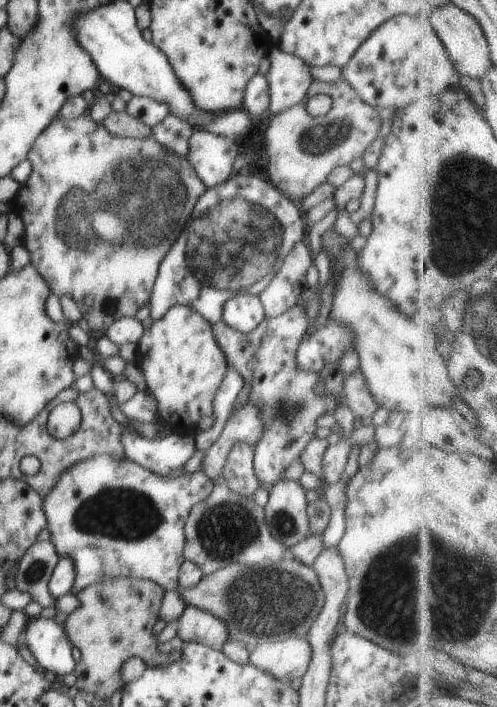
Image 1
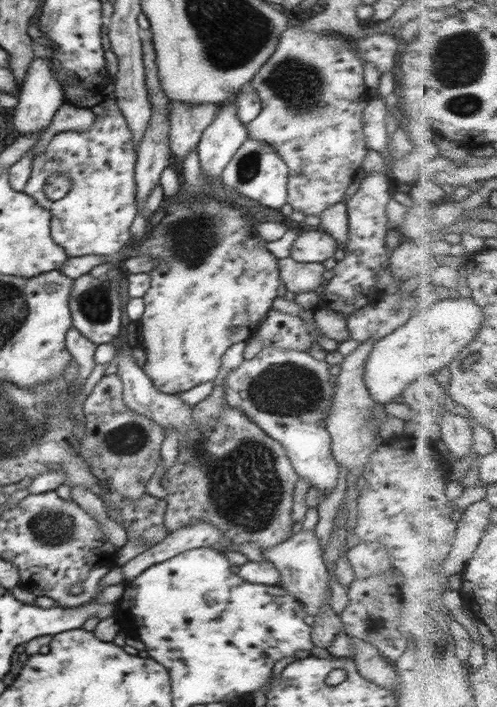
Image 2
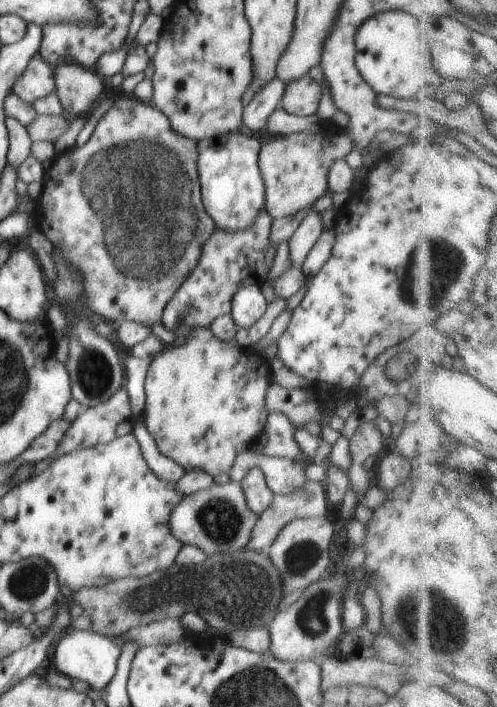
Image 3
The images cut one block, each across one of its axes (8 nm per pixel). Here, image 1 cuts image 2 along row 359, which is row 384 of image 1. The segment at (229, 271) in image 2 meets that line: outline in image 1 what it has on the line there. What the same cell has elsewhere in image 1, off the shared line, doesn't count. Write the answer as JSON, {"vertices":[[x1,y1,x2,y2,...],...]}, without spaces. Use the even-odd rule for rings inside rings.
{"vertices":[[172,306,160,320,154,321,150,328,144,330,137,346,139,349,135,353,134,361,145,376,146,389,154,396,161,422,165,427,187,433,191,431,192,426,198,424,200,418,213,416,212,401,226,376,227,364,226,357,214,338,213,325,208,320,200,316,192,306]]}

